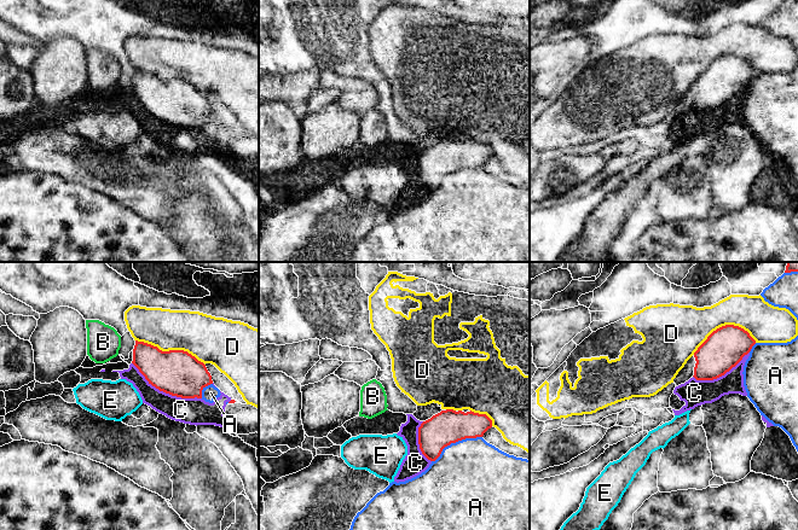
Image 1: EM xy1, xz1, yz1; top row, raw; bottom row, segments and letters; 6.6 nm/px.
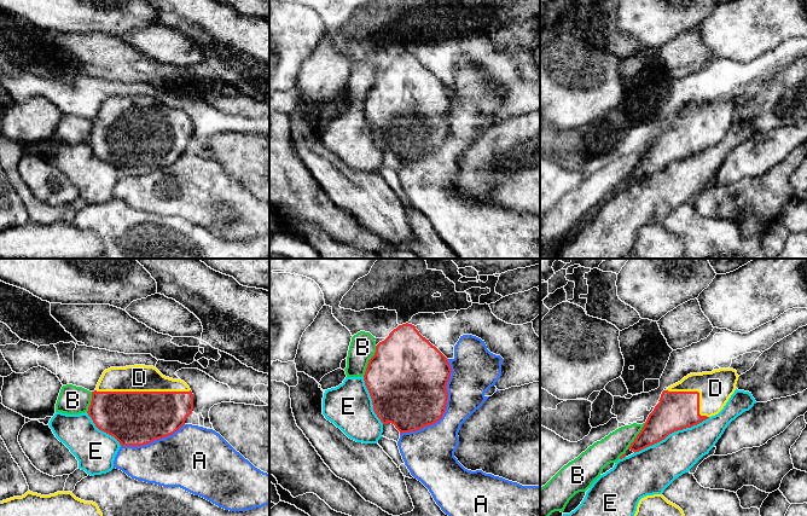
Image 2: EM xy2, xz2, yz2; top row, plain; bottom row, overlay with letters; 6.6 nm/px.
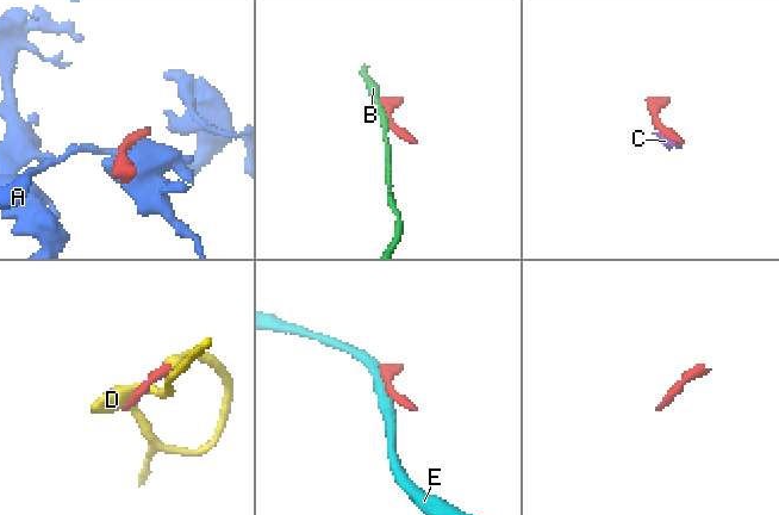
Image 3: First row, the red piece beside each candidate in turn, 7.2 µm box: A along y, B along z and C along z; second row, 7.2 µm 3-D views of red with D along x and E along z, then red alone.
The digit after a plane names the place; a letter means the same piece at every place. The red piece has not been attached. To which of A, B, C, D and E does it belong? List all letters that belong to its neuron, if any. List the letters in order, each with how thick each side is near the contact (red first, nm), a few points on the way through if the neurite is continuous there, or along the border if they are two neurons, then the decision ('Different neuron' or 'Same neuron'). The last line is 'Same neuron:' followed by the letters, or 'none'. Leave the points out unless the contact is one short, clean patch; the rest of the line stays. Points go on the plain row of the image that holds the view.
A: Thickness 480 nm (red) against 280 nm. Different neuron
B: Thickness 480 nm (red) against 180 nm. Different neuron
C: Thickness 300 nm (red) against 180 nm. Different neuron
D: Thickness 360 nm (red) against 180 nm. Same neuron
E: Thickness 260 nm (red) against 280 nm. Different neuron
Same neuron: D

